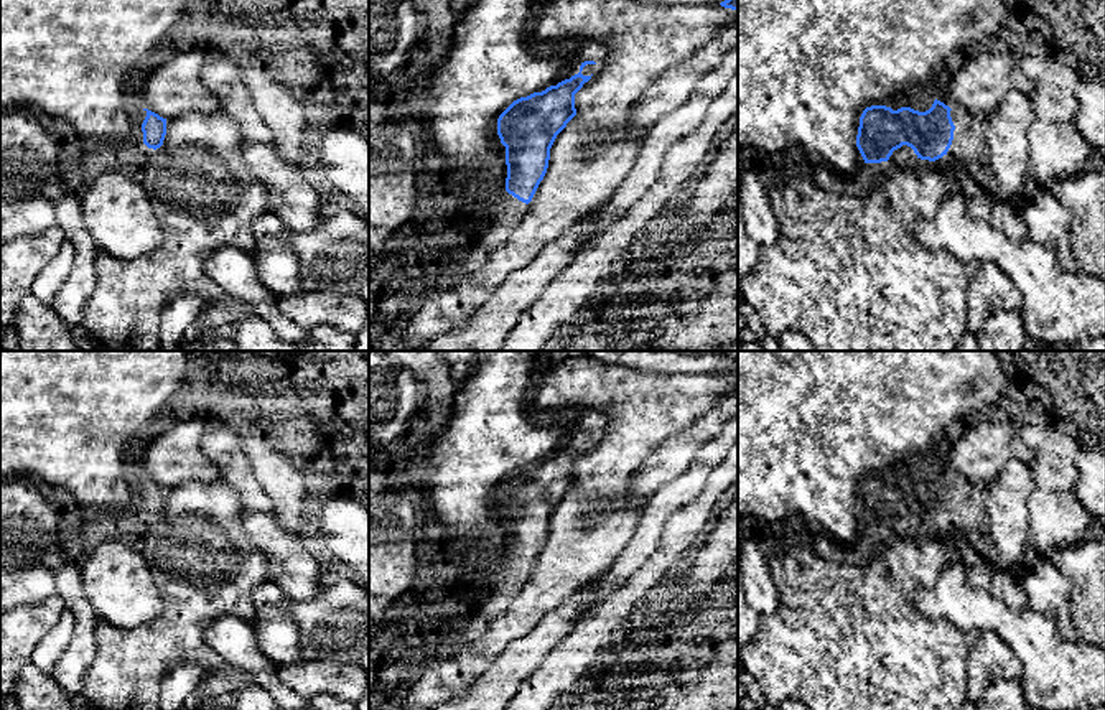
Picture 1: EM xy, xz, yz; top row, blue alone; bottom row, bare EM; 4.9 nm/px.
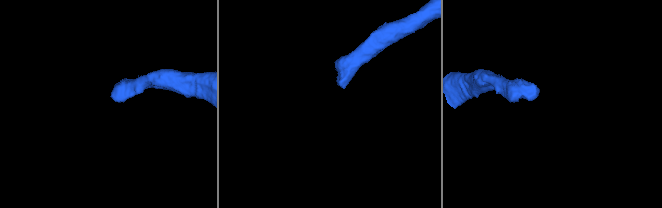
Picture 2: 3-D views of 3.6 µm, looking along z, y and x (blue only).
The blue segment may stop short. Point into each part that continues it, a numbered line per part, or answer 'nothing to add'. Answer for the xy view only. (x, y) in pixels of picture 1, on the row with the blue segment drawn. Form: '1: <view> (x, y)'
1: xy (135, 147)

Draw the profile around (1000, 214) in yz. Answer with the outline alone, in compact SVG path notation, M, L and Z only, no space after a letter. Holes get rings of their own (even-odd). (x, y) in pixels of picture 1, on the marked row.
M978 194L968 201L968 214L977 221L985 221L1001 231L1011 241L1029 237L1028 226L1009 201L991 199L988 194Z

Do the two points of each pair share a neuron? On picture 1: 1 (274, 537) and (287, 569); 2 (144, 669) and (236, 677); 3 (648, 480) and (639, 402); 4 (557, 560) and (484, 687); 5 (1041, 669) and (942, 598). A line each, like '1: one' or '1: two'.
1: one
2: one
3: two
4: two
5: one

